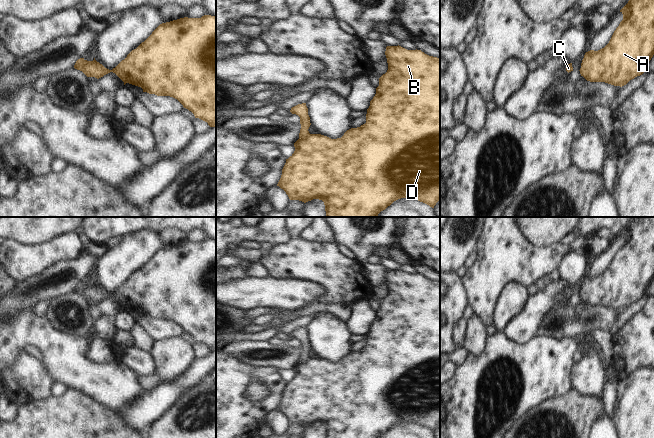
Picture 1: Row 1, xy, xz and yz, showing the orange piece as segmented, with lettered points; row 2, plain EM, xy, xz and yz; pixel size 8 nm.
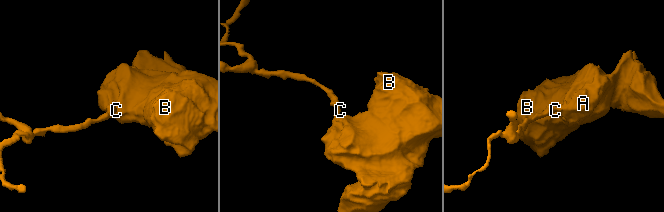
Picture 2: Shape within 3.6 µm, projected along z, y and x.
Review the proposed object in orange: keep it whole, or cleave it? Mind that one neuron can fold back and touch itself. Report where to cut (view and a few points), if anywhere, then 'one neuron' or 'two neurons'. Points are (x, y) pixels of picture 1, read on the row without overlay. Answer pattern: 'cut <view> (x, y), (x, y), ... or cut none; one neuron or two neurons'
cut xz (310, 358), (299, 363); two neurons

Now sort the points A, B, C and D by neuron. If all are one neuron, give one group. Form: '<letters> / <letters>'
A B D / C

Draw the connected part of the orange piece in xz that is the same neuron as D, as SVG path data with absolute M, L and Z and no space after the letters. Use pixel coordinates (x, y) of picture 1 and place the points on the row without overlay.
M387 270L385 279L388 294L379 302L376 318L367 333L366 347L347 354L341 362L331 363L321 358L310 358L294 367L294 377L286 383L281 402L277 408L290 424L304 427L313 423L324 426L326 438L379 438L394 425L401 422L413 422L434 432L440 425L440 282L429 280L421 274L407 274L401 270Z

